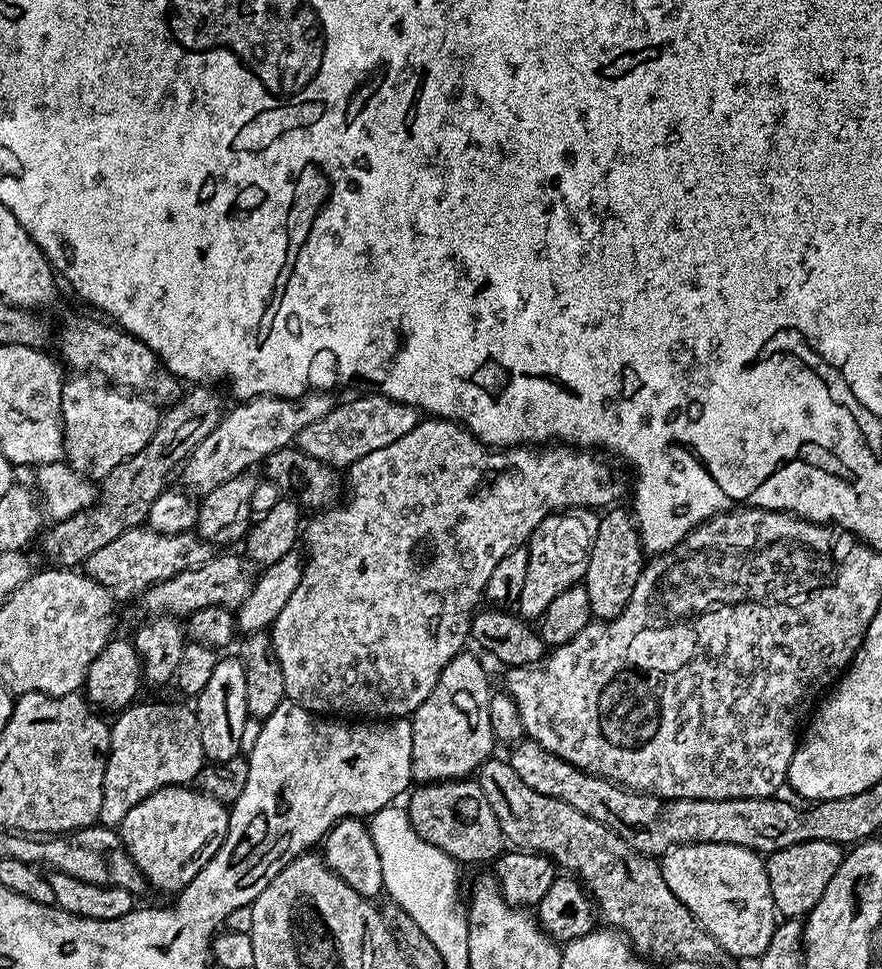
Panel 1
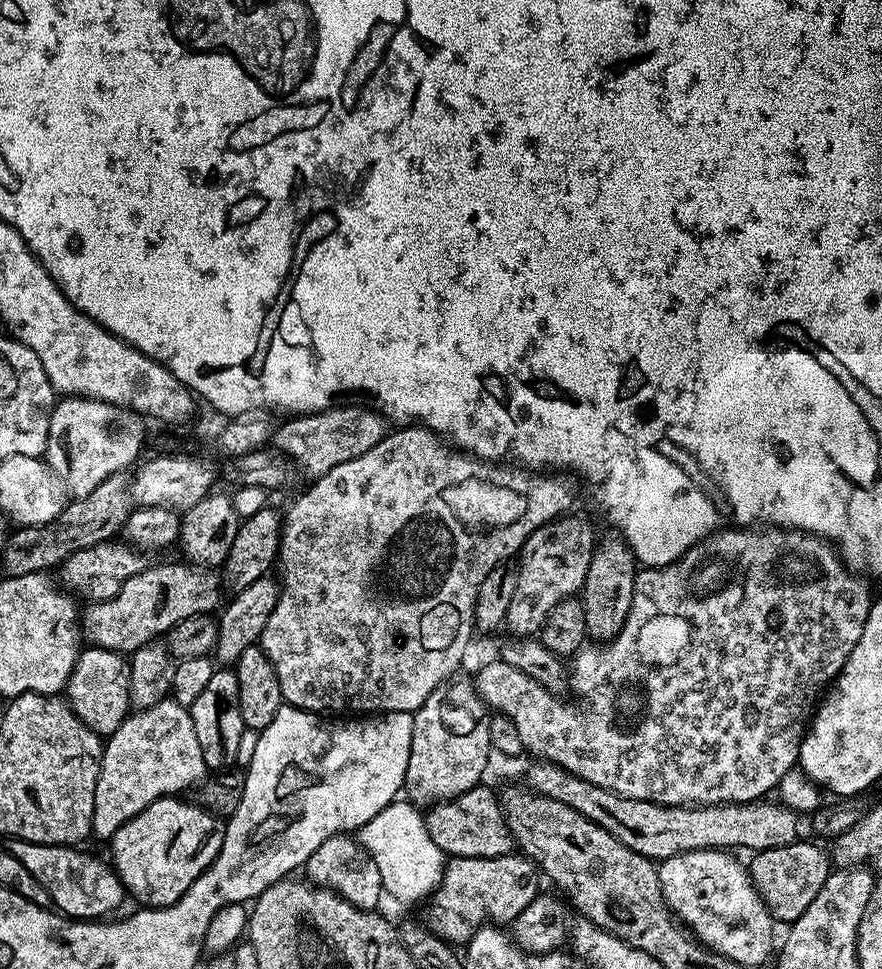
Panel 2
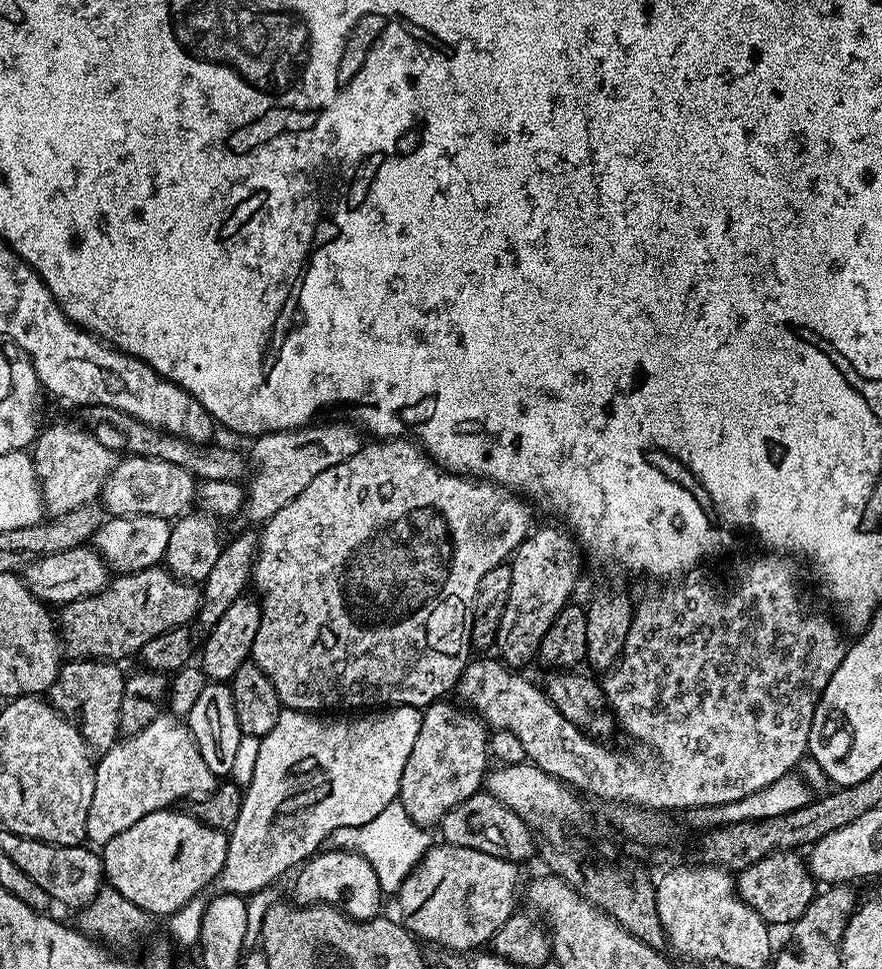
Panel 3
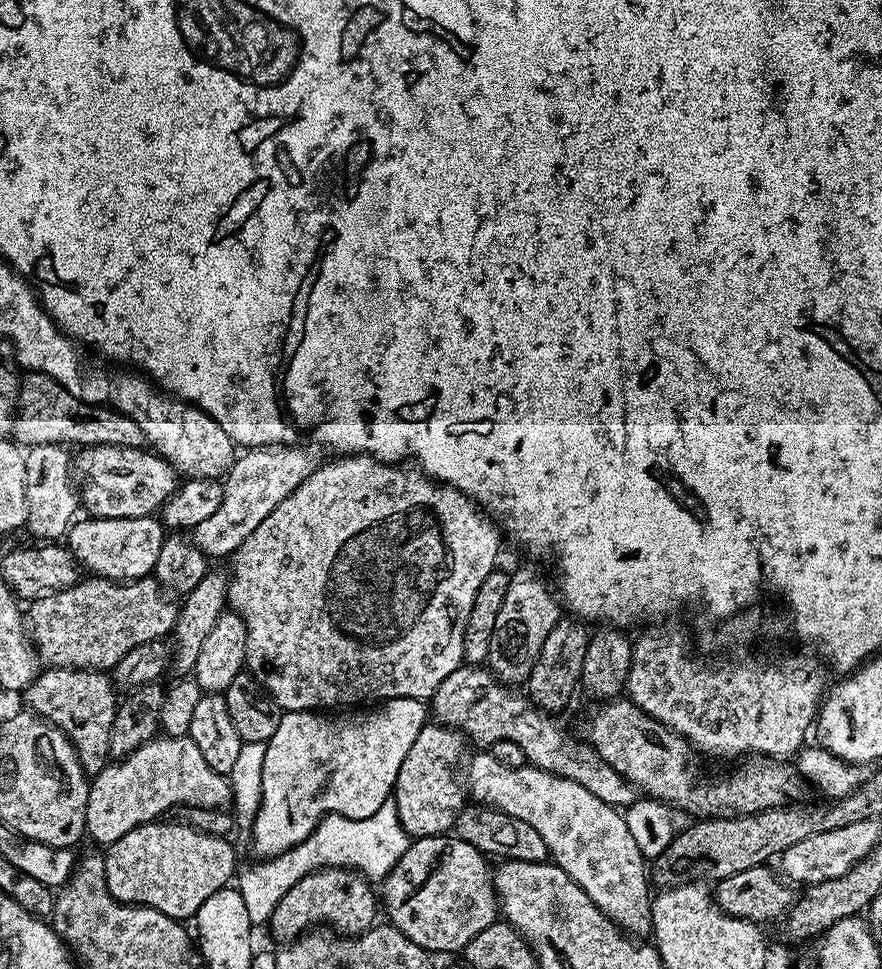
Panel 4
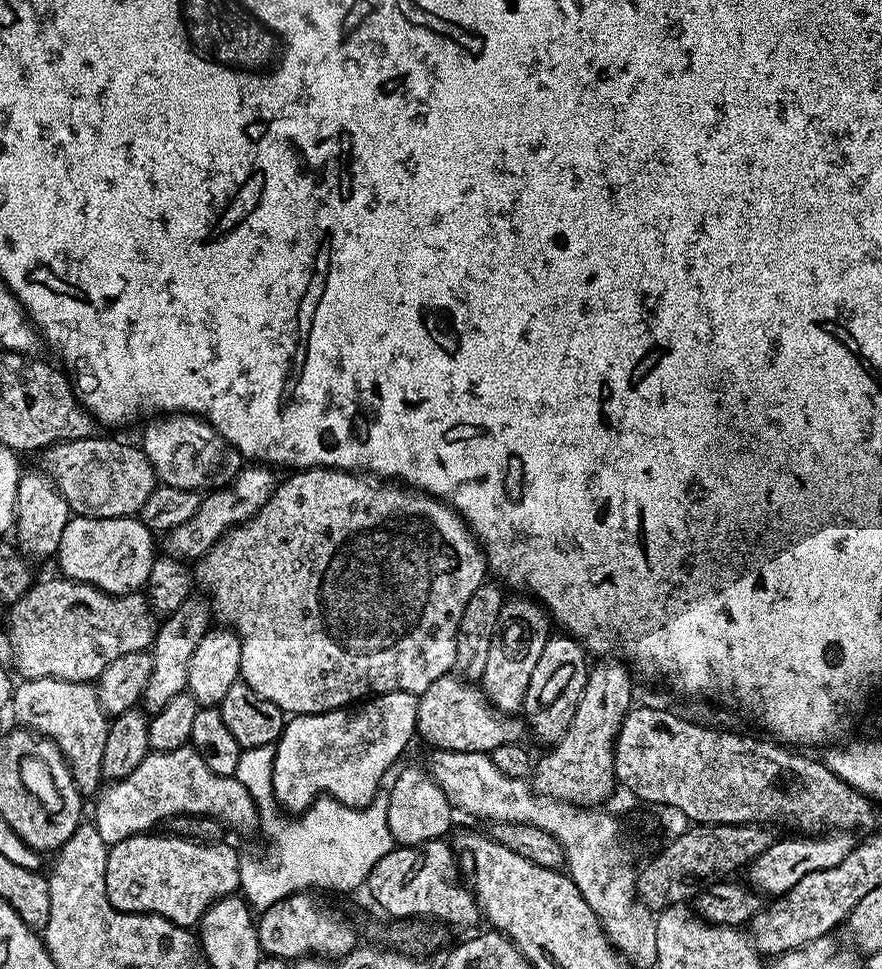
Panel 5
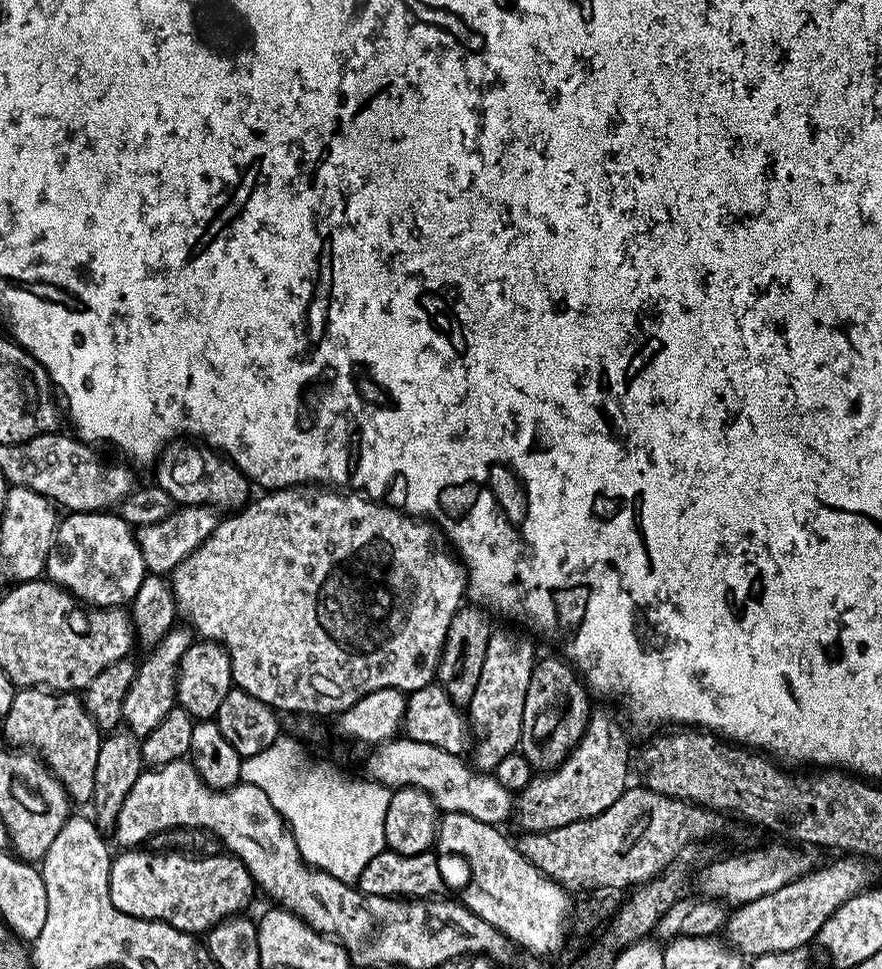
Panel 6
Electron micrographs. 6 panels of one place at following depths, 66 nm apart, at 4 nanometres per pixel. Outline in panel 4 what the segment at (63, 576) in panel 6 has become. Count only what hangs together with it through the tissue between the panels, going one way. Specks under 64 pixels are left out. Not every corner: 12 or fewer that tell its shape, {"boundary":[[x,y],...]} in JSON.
{"boundary":[[154,516],[82,518],[77,563],[127,582],[155,571],[166,530]]}

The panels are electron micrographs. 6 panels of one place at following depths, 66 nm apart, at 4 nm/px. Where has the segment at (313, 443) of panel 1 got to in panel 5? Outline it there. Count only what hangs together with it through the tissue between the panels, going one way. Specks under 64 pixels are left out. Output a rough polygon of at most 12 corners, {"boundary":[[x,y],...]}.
{"boundary":[[244,466],[167,533],[167,555],[205,556],[266,506],[278,483]]}

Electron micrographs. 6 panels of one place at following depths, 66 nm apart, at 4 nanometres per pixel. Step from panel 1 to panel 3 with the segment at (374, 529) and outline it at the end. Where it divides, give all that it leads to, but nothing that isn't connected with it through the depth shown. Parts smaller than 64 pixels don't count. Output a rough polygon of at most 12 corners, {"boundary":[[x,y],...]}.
{"boundary":[[365,443],[258,532],[251,663],[421,710],[527,499]]}

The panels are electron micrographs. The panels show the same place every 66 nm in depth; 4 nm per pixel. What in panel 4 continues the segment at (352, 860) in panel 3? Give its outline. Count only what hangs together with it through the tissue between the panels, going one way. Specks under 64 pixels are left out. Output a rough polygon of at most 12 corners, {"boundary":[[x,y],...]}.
{"boundary":[[350,868],[306,874],[274,906],[291,942],[317,926],[377,923],[373,885]]}

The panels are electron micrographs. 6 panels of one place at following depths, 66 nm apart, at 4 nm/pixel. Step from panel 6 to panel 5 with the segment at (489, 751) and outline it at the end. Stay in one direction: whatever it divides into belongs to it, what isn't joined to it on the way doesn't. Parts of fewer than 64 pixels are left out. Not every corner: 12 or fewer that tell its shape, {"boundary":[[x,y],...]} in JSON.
{"boundary":[[505,599],[482,687],[499,712],[524,707],[550,635],[543,604]]}

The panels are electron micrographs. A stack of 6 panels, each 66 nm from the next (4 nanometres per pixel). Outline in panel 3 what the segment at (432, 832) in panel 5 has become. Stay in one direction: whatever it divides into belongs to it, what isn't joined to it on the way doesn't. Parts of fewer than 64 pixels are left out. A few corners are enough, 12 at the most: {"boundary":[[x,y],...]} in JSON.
{"boundary":[[463,707],[423,709],[400,805],[439,825],[481,791],[490,732]]}

